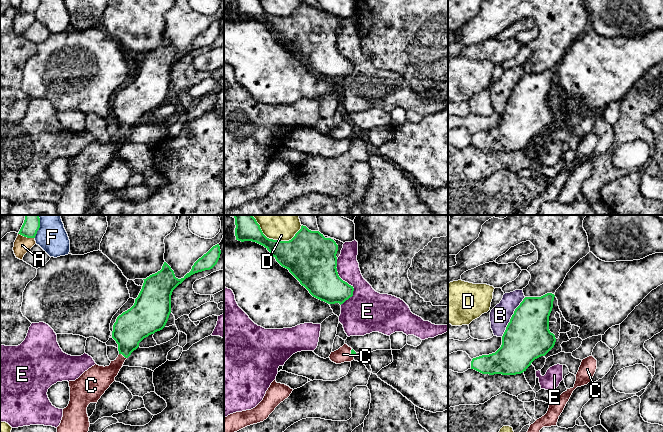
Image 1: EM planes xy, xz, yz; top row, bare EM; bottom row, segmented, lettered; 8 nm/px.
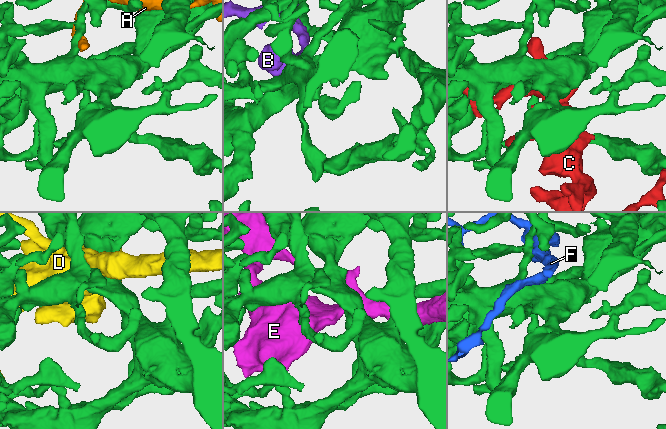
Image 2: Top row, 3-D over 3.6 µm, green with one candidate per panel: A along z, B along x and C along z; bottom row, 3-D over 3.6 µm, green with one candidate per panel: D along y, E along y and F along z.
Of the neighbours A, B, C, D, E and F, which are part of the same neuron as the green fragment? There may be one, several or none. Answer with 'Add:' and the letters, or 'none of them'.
Add: C

